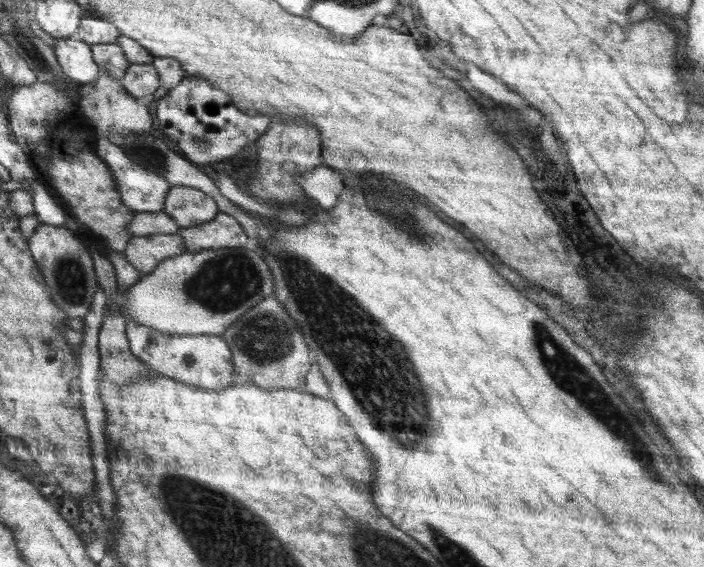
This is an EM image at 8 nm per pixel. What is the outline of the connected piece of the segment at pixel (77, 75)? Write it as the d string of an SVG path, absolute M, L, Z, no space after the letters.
M70 36L56 39L55 55L62 71L70 79L81 85L88 85L97 80L100 68L94 62L91 46L78 38Z

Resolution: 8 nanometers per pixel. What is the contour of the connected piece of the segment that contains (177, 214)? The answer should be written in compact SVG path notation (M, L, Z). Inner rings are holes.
M178 185L164 199L164 209L179 228L192 227L212 220L219 214L216 201L200 189Z

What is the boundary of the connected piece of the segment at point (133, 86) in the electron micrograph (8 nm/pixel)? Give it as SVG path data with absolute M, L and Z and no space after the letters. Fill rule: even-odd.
M131 64L120 82L123 88L139 101L146 102L161 87L159 74L150 64Z

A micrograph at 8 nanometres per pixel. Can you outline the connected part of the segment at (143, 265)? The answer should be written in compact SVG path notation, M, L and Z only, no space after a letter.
M153 234L130 237L124 255L127 261L142 275L154 271L162 260L186 251L184 240L175 234Z

